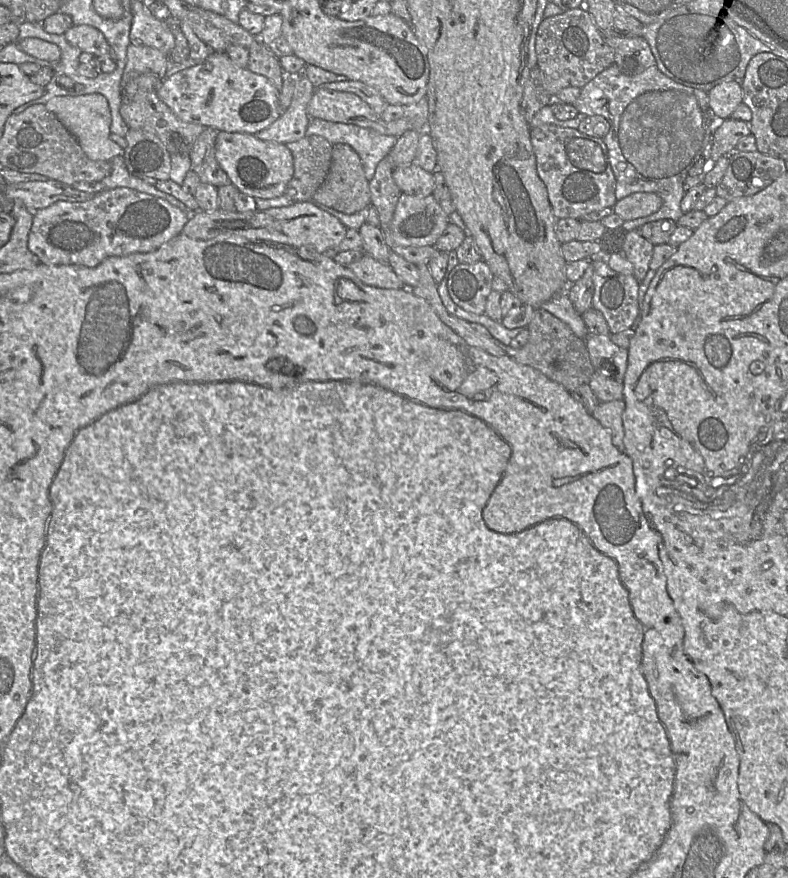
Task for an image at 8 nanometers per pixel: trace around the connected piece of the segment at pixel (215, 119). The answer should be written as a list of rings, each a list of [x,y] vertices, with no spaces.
[[[215,51],[202,63],[164,79],[157,89],[159,98],[184,122],[200,124],[218,131],[253,135],[270,126],[282,114],[279,108],[279,93],[265,76],[253,73],[247,68],[240,68],[226,52]]]

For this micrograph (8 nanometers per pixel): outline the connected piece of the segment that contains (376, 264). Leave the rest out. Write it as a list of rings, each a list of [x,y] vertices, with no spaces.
[[[365,253],[359,261],[348,267],[366,285],[384,289],[400,289],[405,286],[388,263],[382,263]]]

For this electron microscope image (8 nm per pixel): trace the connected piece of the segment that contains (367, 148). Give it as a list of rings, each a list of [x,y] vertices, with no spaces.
[[[311,119],[306,135],[322,136],[332,145],[341,143],[351,146],[361,158],[368,181],[374,177],[377,165],[389,155],[398,138],[370,128],[322,119]]]

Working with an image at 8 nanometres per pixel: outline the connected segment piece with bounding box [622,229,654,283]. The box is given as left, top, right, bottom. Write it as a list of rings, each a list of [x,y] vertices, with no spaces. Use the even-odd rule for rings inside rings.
[[[638,230],[628,231],[622,249],[622,254],[633,265],[633,276],[640,283],[646,277],[653,255],[652,245]]]

